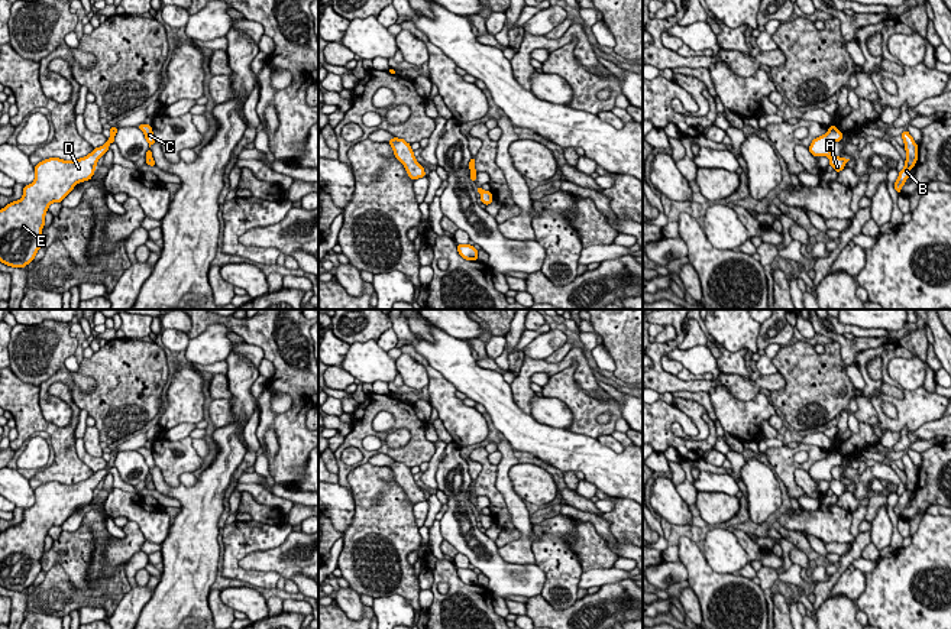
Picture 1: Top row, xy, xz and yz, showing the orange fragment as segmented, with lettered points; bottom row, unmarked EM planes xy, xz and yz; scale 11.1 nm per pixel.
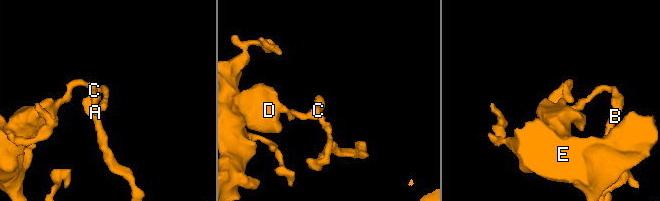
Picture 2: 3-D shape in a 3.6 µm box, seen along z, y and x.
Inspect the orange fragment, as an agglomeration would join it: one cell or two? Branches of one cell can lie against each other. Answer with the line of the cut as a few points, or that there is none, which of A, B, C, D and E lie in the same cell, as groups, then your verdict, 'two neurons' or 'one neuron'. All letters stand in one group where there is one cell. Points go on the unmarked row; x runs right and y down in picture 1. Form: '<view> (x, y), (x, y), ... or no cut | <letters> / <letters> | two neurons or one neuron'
xy (146, 479), (151, 480) | A B / C D E | two neurons

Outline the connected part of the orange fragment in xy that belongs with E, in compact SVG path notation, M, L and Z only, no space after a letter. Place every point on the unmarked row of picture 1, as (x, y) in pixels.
M117 451L109 464L77 484L49 482L35 489L35 505L23 510L23 521L0 534L0 586L12 591L29 589L42 571L45 538L52 526L61 526L78 506L90 505L98 483L114 467Z

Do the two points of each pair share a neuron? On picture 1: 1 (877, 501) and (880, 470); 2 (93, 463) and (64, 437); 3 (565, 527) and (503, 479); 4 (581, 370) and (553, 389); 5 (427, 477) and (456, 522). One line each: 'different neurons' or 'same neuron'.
1: different neurons
2: different neurons
3: different neurons
4: different neurons
5: different neurons

